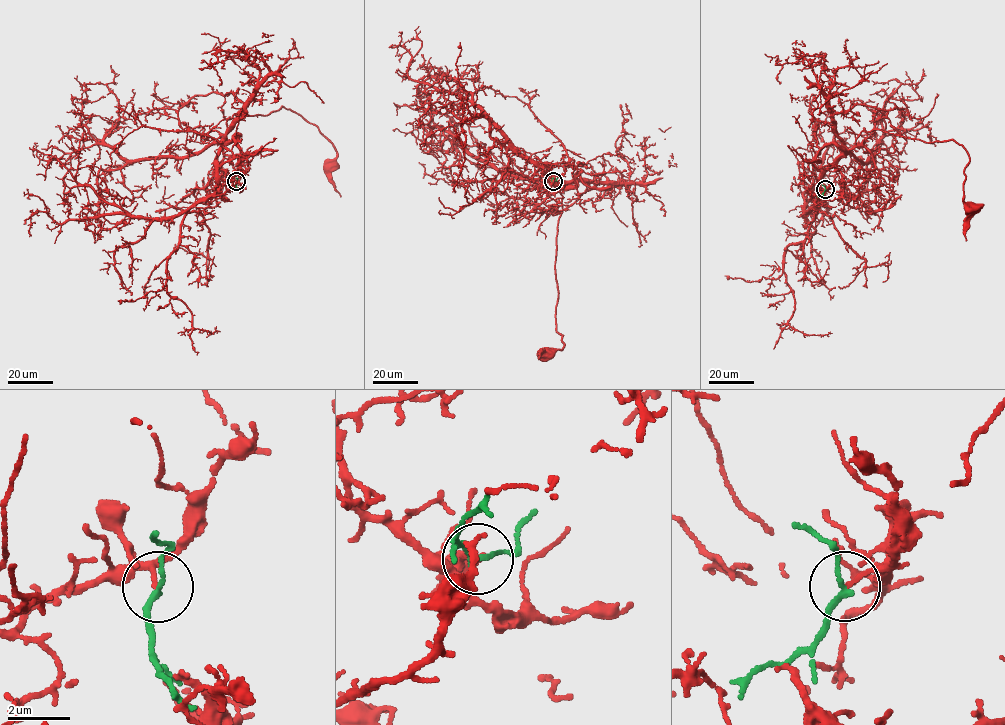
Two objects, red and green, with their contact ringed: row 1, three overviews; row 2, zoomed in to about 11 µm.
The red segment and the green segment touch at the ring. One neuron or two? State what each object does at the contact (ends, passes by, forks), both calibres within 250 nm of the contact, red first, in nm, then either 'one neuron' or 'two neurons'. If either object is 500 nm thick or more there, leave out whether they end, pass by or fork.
red ends | green passes by | 130/170 nm | two neurons

